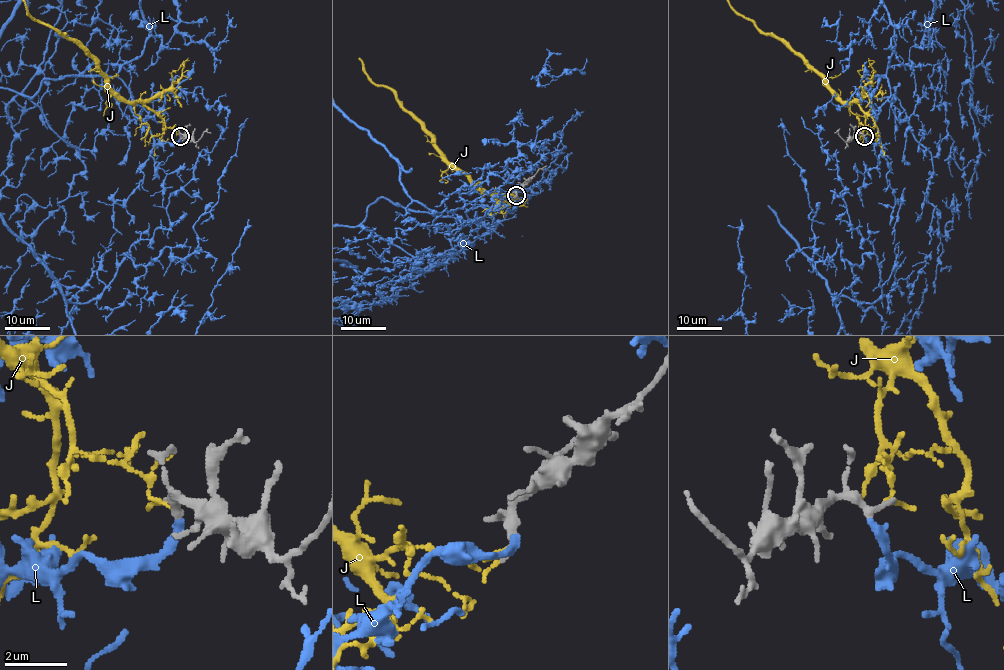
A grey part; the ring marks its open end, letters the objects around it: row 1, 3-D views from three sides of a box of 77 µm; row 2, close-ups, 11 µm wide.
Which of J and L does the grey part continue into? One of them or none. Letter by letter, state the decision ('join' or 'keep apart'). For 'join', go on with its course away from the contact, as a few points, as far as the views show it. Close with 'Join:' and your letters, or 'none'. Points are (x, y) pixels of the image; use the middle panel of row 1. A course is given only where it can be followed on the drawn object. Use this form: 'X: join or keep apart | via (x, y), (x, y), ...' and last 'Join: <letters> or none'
J: keep apart
L: join
Join: L

